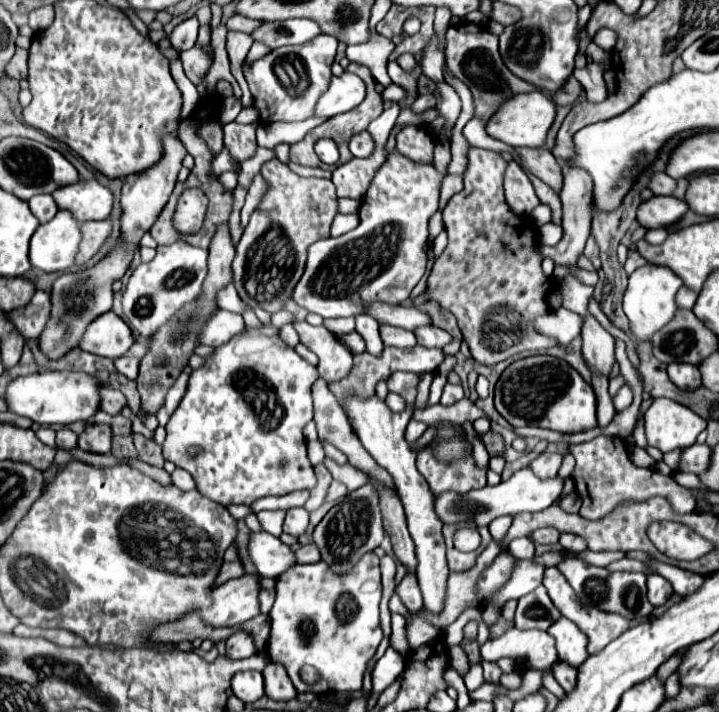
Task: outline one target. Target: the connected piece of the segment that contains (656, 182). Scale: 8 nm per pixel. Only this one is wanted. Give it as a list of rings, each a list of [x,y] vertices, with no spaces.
[[[658,172],[658,174],[654,174],[654,178],[650,180],[650,186],[648,186],[648,188],[650,188],[654,194],[658,194],[658,196],[672,196],[674,190],[676,190],[676,180],[670,178],[668,174]]]

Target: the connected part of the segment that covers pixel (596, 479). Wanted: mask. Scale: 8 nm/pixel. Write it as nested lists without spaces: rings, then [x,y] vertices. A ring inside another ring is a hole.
[[[598,436],[590,442],[568,446],[568,452],[576,458],[572,480],[576,484],[578,496],[582,498],[580,516],[588,520],[600,520],[612,514],[620,504],[646,502],[654,496],[666,498],[676,514],[690,514],[692,510],[696,510],[696,500],[692,498],[688,488],[678,486],[670,476],[660,474],[656,468],[640,468],[632,464],[624,448],[626,448],[626,442],[618,436]]]

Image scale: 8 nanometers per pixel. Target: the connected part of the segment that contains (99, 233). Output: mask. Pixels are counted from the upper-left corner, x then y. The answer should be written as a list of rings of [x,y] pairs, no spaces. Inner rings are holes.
[[[108,218],[102,222],[84,222],[80,230],[82,230],[82,242],[80,242],[80,252],[76,256],[76,264],[86,264],[90,258],[98,254],[102,244],[112,234],[112,220]]]

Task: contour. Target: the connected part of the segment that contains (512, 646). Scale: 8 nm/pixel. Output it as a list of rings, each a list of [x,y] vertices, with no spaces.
[[[518,628],[508,630],[504,638],[498,638],[492,642],[488,640],[480,648],[480,654],[488,662],[508,656],[512,660],[526,660],[530,666],[536,666],[536,668],[548,668],[558,660],[552,636],[548,632],[540,632],[540,630],[522,632]]]

